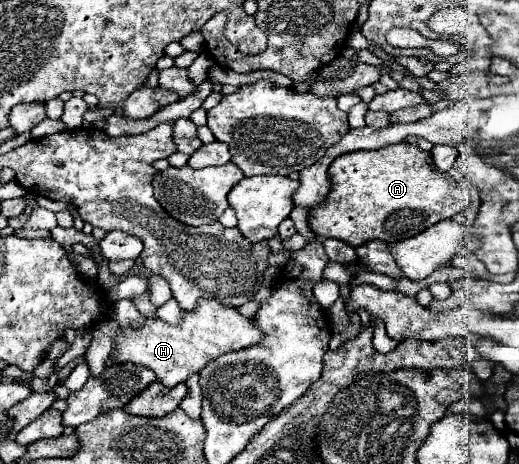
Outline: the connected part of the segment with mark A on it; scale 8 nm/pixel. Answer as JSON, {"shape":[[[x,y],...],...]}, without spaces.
{"shape":[[[408,142],[342,154],[330,164],[328,176],[332,178],[332,192],[320,208],[312,208],[308,226],[316,236],[336,238],[352,248],[370,240],[394,244],[412,238],[470,204],[468,192],[456,190],[454,178],[436,170],[430,152]]]}

